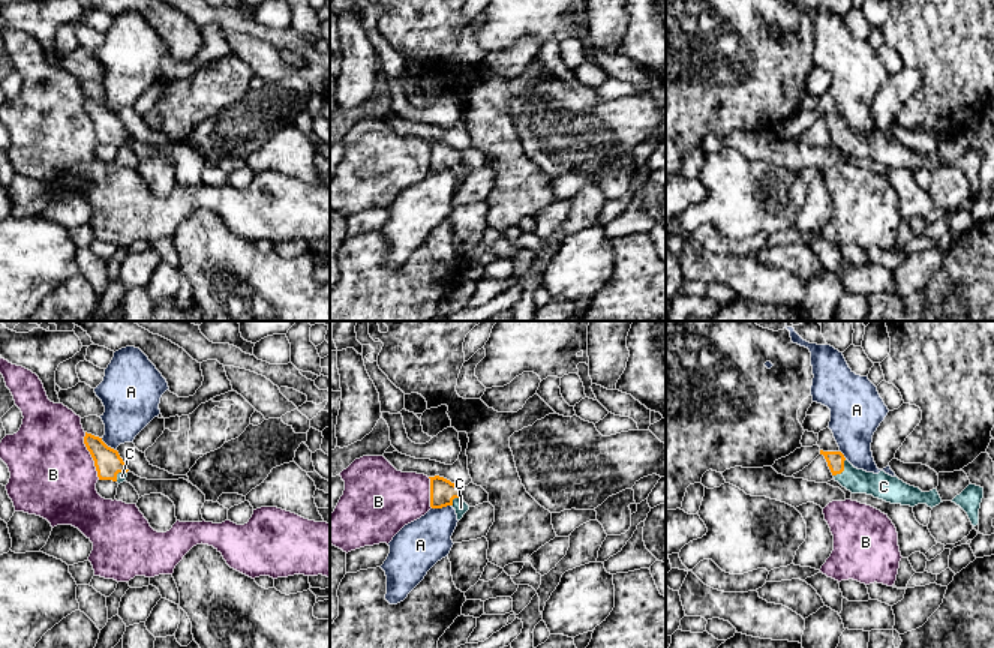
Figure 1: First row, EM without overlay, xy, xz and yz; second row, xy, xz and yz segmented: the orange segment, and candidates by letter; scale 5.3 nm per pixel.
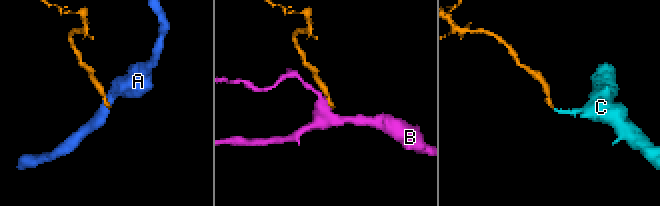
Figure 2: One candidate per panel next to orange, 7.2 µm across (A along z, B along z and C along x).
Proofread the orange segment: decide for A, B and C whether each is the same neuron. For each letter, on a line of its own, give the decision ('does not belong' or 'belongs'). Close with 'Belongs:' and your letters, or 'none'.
A: does not belong
B: does not belong
C: belongs
Belongs: C

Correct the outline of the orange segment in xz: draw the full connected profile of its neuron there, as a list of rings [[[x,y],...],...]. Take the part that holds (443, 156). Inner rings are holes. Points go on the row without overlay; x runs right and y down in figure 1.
[[[435,140],[430,142],[430,171],[442,172],[451,170],[456,174],[457,184],[469,174],[469,170],[462,164],[462,153],[450,144]]]

